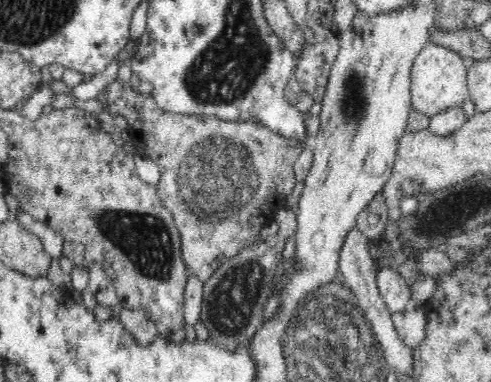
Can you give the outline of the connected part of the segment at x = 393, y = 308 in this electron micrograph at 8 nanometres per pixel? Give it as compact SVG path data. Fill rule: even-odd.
M378 268L376 272L376 285L391 313L404 312L410 300L410 286L397 273L395 268Z

